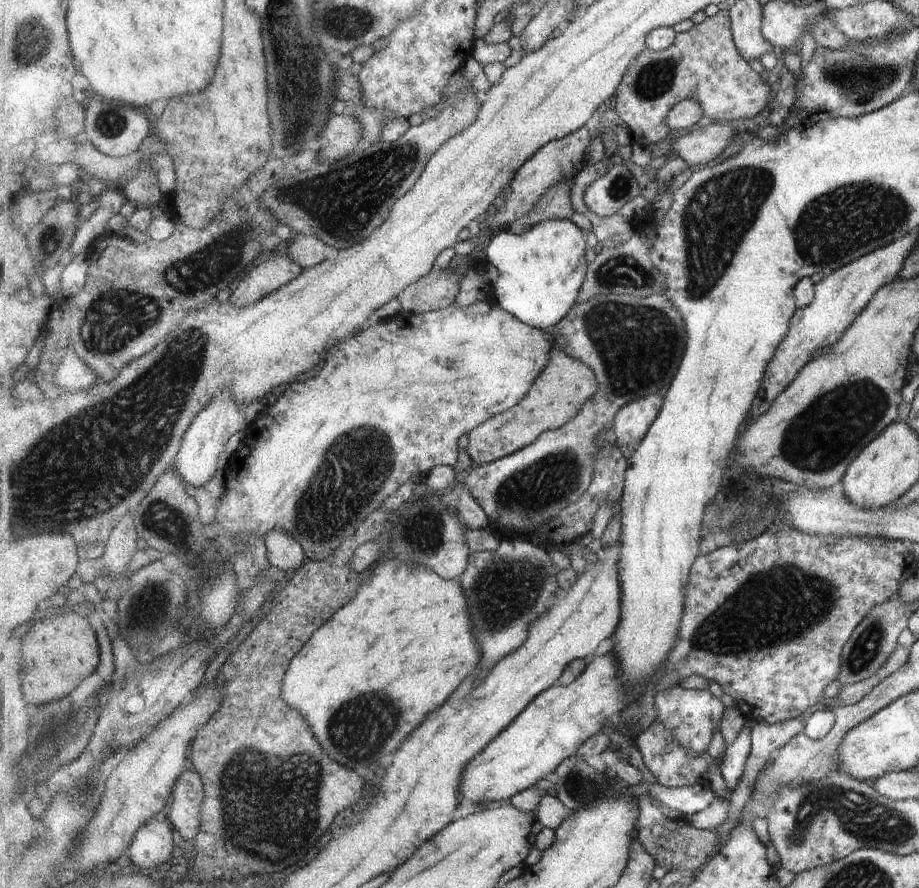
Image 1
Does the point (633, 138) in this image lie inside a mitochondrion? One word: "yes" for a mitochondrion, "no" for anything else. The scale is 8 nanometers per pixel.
no

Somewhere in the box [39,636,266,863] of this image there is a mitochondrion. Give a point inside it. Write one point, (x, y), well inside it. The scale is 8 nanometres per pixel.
(85, 785)

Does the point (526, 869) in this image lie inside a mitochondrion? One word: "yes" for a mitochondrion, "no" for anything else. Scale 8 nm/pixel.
no

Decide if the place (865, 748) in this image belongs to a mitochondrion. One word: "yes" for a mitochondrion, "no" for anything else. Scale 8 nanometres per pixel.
no

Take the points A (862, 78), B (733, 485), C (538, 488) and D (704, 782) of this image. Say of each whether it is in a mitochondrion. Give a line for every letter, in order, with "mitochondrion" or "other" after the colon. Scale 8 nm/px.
A: mitochondrion
B: other
C: mitochondrion
D: other

